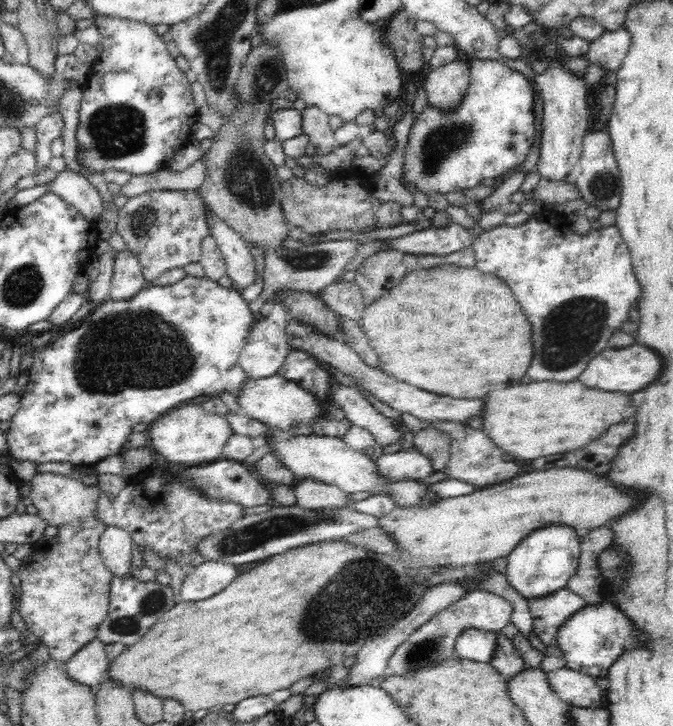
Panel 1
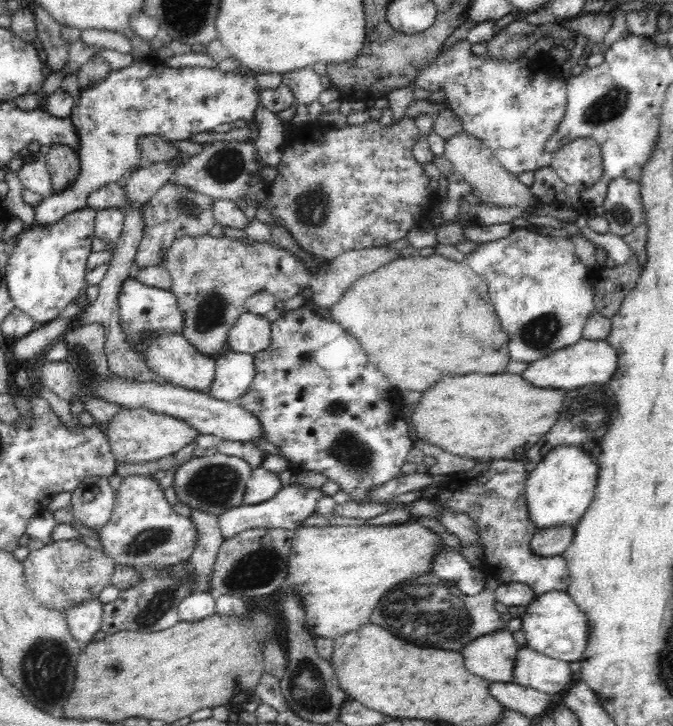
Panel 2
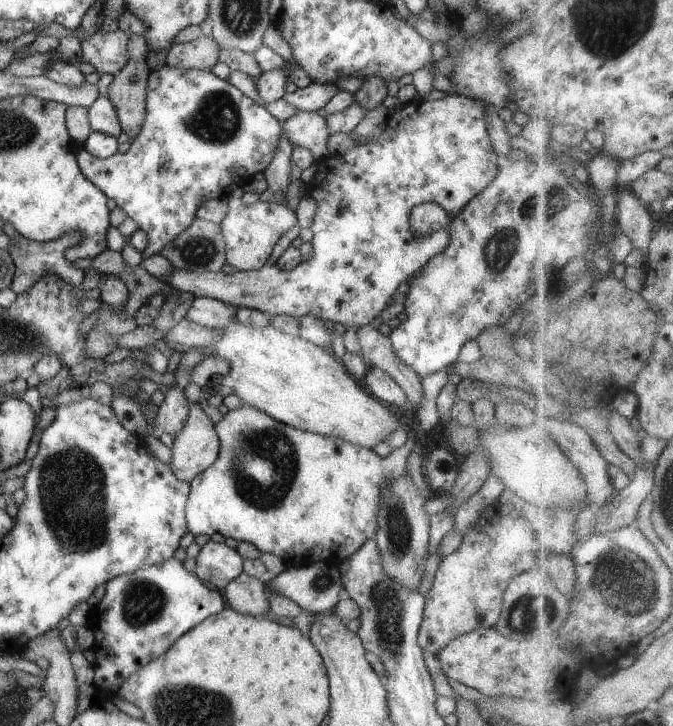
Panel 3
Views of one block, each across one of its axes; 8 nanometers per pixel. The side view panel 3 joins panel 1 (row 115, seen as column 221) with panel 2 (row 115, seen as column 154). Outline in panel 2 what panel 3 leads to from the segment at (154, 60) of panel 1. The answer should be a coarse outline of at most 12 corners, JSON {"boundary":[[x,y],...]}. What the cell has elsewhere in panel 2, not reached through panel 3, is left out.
{"boundary":[[132,62],[79,89],[79,173],[49,227],[174,143],[255,118],[256,78]]}

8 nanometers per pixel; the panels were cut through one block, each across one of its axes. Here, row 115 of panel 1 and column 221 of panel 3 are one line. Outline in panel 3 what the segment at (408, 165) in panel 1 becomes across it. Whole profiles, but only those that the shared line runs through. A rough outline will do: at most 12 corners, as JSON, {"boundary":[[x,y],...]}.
{"boundary":[[243,403],[189,532],[338,569],[378,532],[382,458]]}

